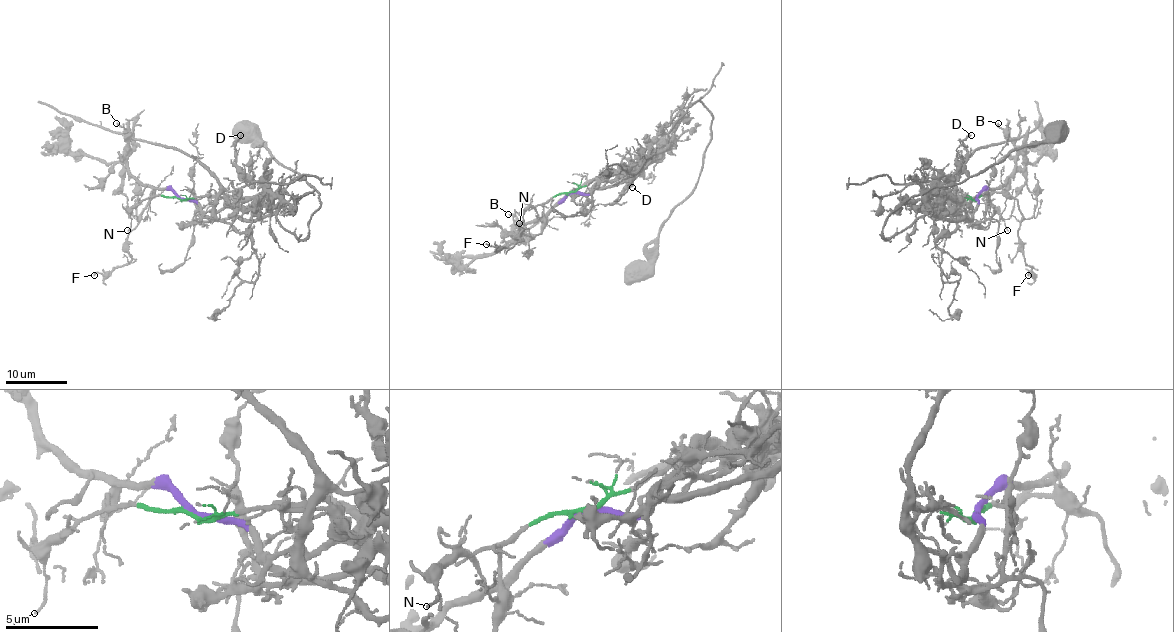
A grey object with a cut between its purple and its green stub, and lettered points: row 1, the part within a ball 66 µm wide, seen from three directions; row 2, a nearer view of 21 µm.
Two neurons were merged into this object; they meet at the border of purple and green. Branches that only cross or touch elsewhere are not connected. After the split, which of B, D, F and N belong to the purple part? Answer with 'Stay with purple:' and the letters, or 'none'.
Stay with purple: B, D

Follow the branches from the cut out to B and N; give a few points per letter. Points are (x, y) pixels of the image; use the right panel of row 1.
B: (977, 197), (985, 189), (997, 189), (1014, 171), (1014, 142), (999, 127), (999, 122)
N: (977, 197), (985, 196), (988, 199), (1008, 231)

